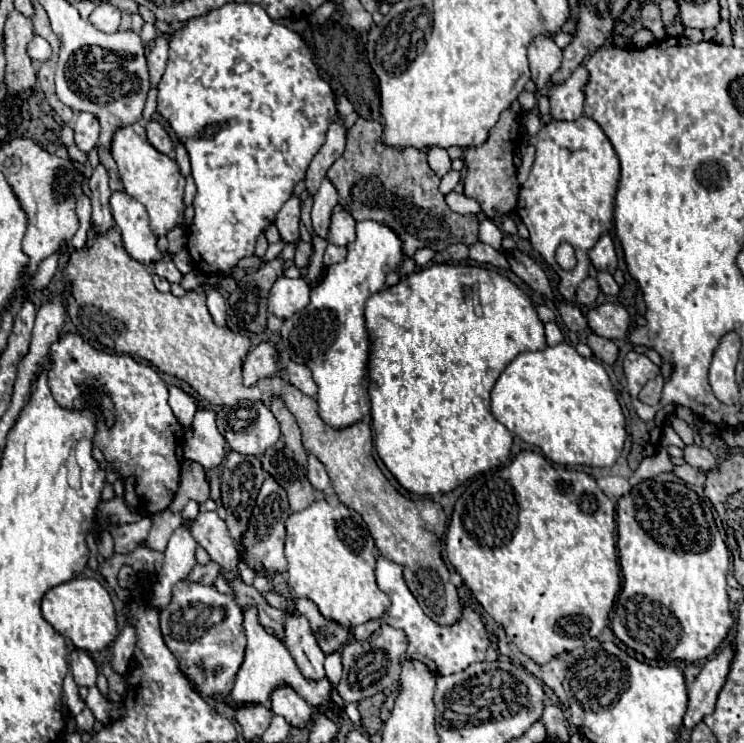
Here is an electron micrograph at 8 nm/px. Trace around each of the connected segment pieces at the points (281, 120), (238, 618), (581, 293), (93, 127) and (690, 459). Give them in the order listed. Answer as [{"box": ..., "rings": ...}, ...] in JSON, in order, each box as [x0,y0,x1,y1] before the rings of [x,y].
[{"box":[157,2,337,274],"rings":[[[235,2],[225,4],[223,8],[217,8],[217,10],[211,10],[205,16],[187,20],[183,24],[183,28],[177,28],[169,36],[169,60],[167,60],[165,74],[157,86],[157,112],[163,118],[167,118],[177,140],[187,148],[189,158],[191,158],[191,170],[193,170],[193,180],[197,186],[197,196],[193,202],[195,220],[189,228],[187,250],[191,254],[195,270],[199,270],[203,274],[217,274],[217,272],[231,274],[231,268],[235,268],[241,258],[253,256],[257,236],[265,230],[265,226],[273,224],[277,210],[281,210],[281,206],[293,196],[293,186],[303,180],[311,158],[317,154],[317,150],[325,142],[329,122],[333,122],[333,118],[337,118],[335,96],[333,96],[329,84],[319,76],[317,66],[313,64],[313,58],[309,54],[309,48],[299,38],[299,34],[289,30],[283,24],[273,22],[259,4],[235,4]]]},{"box":[161,580,245,708],"rings":[[[189,580],[177,582],[169,606],[161,610],[161,634],[179,662],[179,670],[199,694],[217,698],[233,708],[243,706],[241,702],[227,700],[227,694],[233,688],[233,678],[245,658],[245,646],[241,642],[243,614],[235,604],[233,594],[221,594],[213,584],[207,586]]]},{"box":[577,278,599,304],"rings":[[[585,278],[581,284],[579,284],[579,288],[577,288],[577,300],[581,302],[581,304],[593,304],[595,300],[597,300],[597,296],[599,296],[599,286],[597,286],[597,282],[593,280],[593,278]]]},{"box":[73,112,99,154],"rings":[[[81,112],[77,116],[77,120],[75,120],[73,130],[75,130],[75,144],[77,144],[77,148],[81,152],[89,154],[99,142],[99,122],[95,120],[93,114]]]},{"box":[683,444,719,472],"rings":[[[697,444],[685,446],[683,448],[683,458],[689,466],[693,466],[701,472],[711,472],[711,470],[717,470],[717,466],[719,466],[719,460],[707,448],[701,448]]]}]

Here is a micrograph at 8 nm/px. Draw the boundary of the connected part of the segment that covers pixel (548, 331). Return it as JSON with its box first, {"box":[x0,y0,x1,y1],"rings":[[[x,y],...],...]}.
{"box":[545,322,563,346],"rings":[[[547,322],[547,324],[545,324],[545,338],[547,338],[547,344],[549,344],[549,346],[555,346],[555,344],[563,342],[563,334],[561,334],[561,330],[557,328],[555,322]]]}

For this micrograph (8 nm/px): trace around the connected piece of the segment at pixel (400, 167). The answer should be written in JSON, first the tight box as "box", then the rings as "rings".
{"box":[327,118,477,256],"rings":[[[359,118],[355,122],[355,126],[349,130],[343,156],[327,172],[327,178],[333,182],[339,198],[341,198],[339,204],[345,210],[349,210],[349,214],[353,214],[353,218],[357,222],[373,220],[373,222],[381,222],[381,224],[389,226],[401,238],[405,256],[413,256],[419,248],[425,248],[425,246],[441,252],[455,242],[461,242],[465,246],[475,244],[477,242],[477,218],[471,214],[467,214],[467,216],[453,214],[453,210],[445,202],[445,196],[439,192],[439,178],[429,168],[427,156],[415,148],[405,148],[403,152],[399,152],[399,150],[383,146],[381,130],[383,128],[379,122],[363,120],[363,118]]]}

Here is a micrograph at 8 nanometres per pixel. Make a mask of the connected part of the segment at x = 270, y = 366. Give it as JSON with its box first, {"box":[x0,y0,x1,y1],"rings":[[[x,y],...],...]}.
{"box":[241,342,279,386],"rings":[[[263,342],[259,344],[255,350],[251,350],[243,362],[243,370],[241,370],[241,378],[245,386],[255,386],[261,378],[273,376],[277,374],[279,366],[277,366],[277,350],[271,342]]]}

